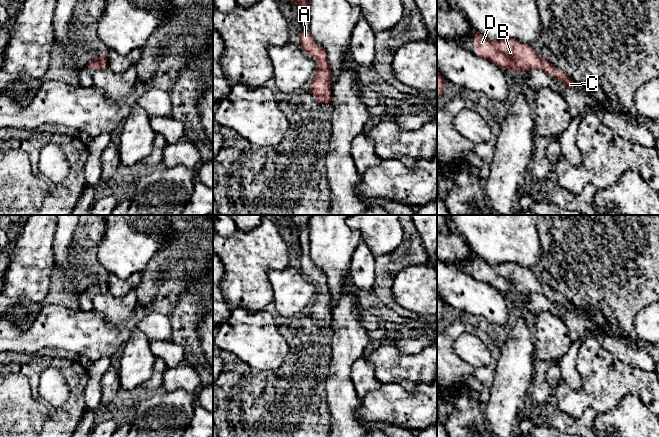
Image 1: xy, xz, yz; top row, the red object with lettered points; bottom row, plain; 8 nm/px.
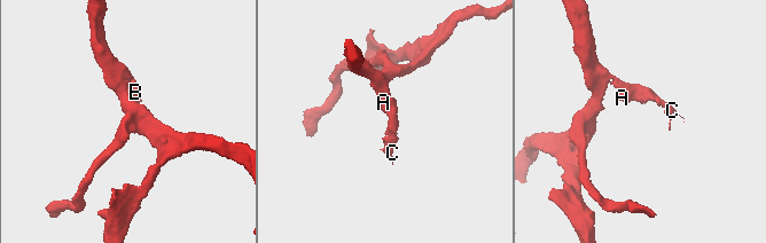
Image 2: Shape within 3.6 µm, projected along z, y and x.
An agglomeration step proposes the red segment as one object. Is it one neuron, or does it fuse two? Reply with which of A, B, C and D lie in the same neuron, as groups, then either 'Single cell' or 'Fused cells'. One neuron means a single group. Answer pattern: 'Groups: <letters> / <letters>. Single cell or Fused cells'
Groups: A B C D. Single cell

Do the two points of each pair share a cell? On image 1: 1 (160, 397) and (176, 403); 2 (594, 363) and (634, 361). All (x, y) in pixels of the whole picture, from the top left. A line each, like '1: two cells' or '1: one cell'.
1: one cell
2: two cells

